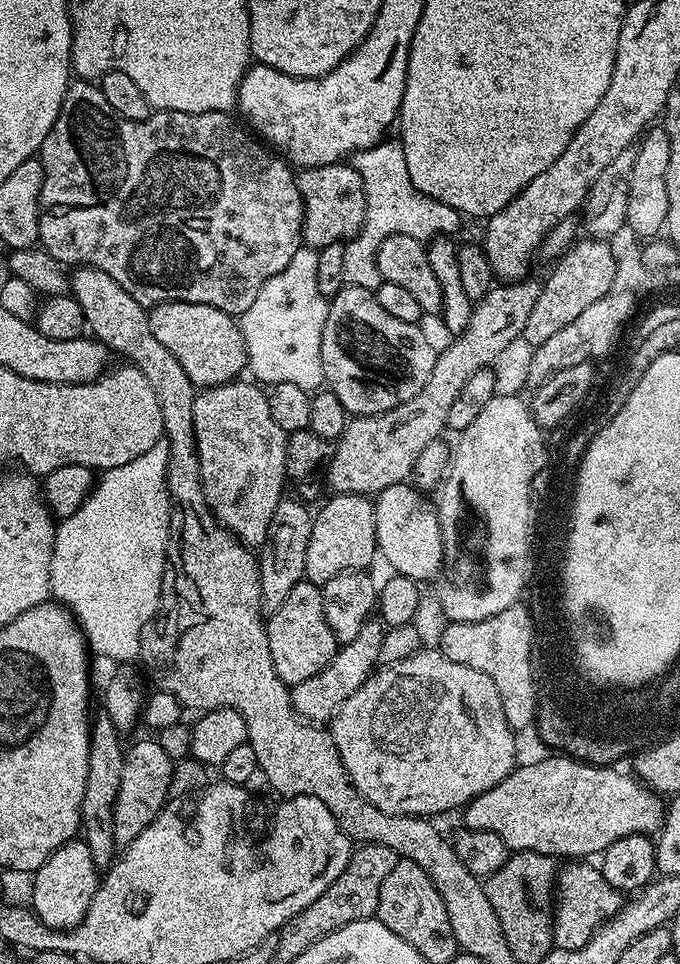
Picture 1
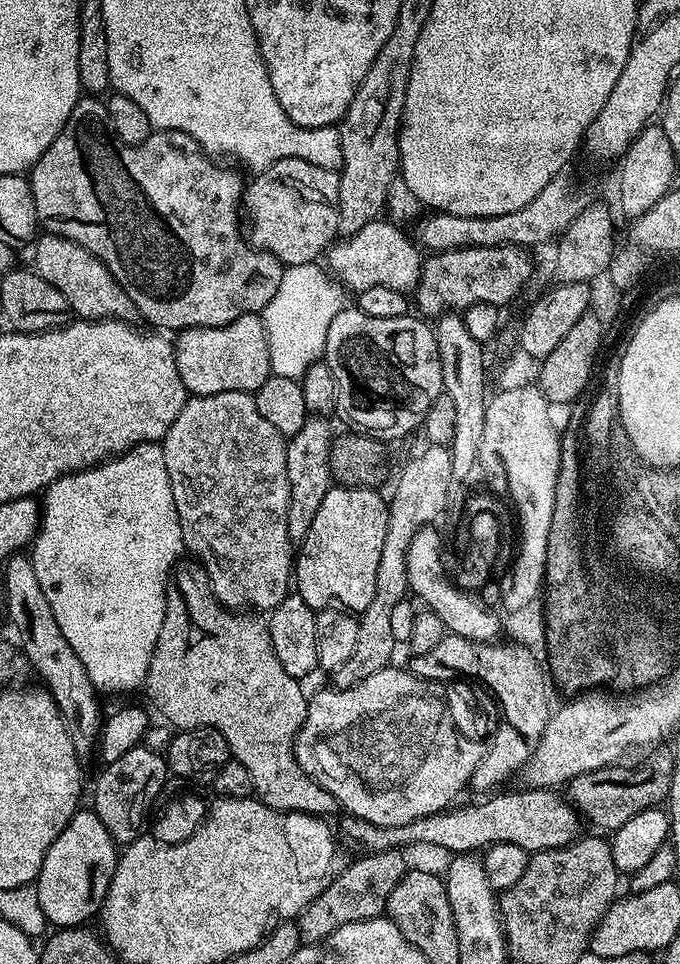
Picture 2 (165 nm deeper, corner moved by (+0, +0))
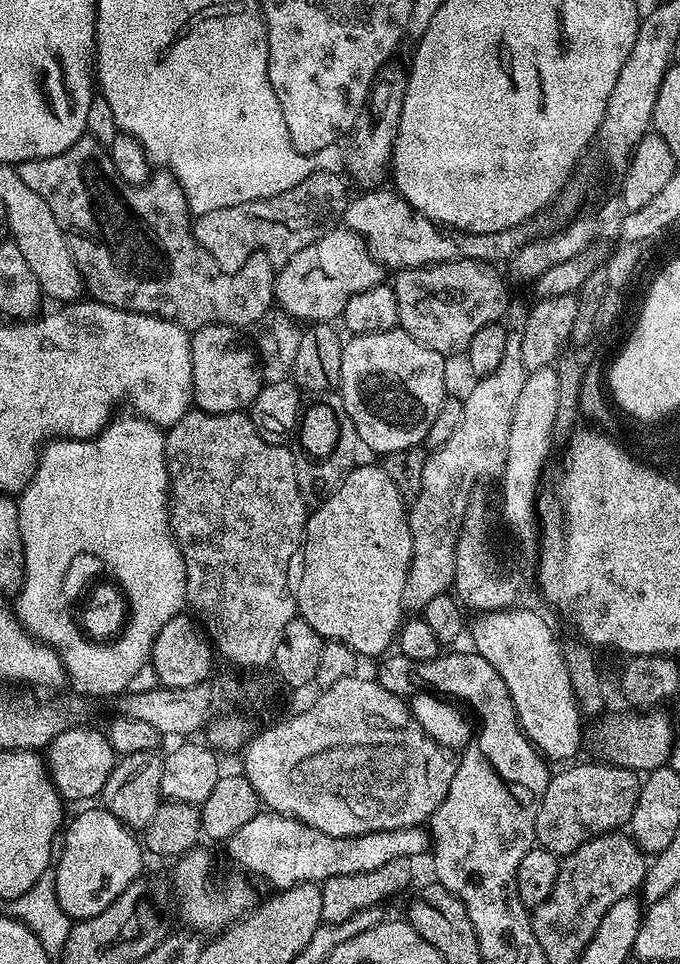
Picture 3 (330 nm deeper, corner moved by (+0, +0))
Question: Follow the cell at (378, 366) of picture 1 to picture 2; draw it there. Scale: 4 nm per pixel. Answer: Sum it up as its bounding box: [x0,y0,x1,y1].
[322,306,444,442]

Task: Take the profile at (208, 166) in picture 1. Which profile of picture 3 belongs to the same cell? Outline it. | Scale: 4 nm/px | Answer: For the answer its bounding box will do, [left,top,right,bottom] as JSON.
[15,134,277,330]

